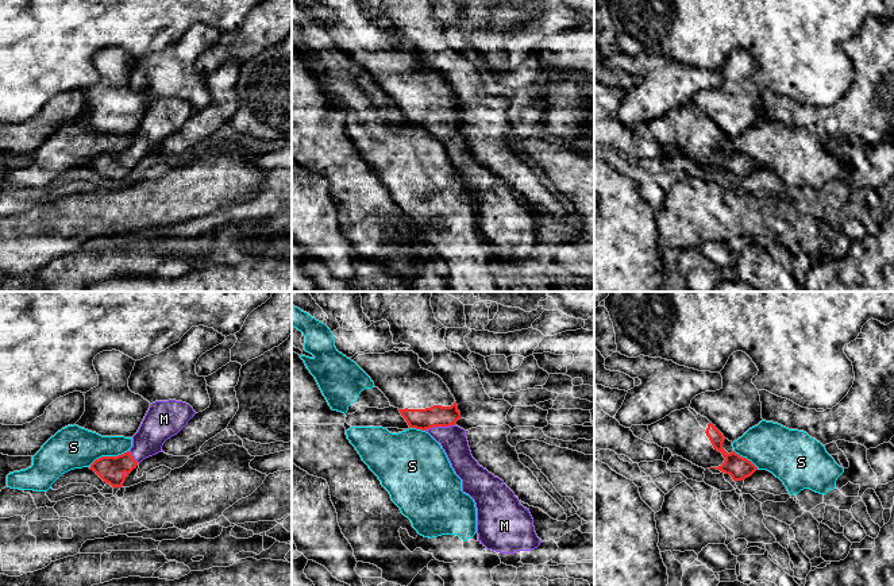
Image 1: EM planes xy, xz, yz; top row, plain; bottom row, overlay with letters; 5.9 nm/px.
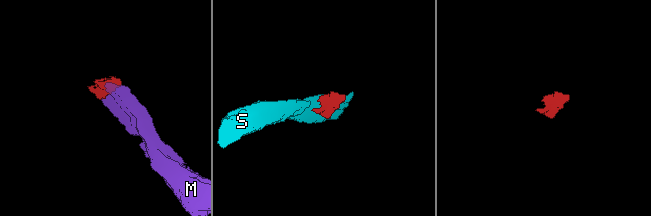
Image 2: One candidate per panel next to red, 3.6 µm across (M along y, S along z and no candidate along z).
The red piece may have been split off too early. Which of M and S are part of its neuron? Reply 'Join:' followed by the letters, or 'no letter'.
Join: M

